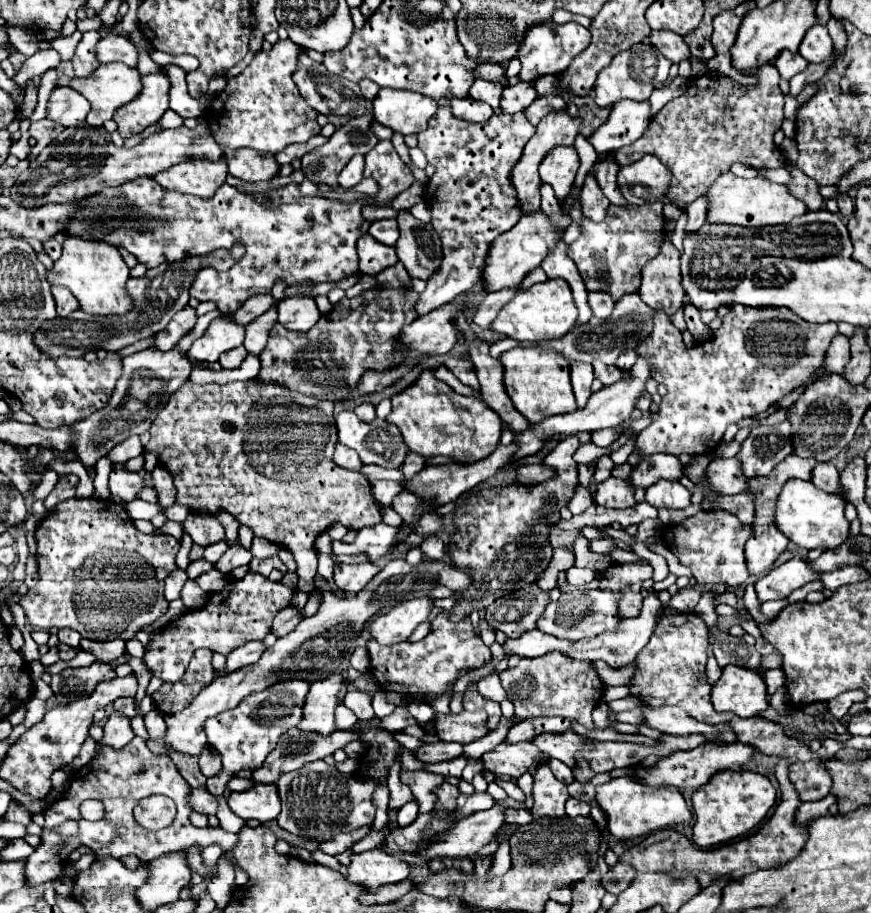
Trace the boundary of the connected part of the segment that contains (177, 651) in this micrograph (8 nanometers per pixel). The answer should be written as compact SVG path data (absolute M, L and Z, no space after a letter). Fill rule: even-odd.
M248 571L242 579L232 579L224 585L222 591L212 593L204 607L190 609L170 625L158 629L146 645L144 663L150 669L152 677L158 677L166 683L174 683L186 673L190 657L196 649L210 649L214 653L228 655L232 649L240 647L250 639L264 639L270 633L276 613L282 607L290 605L292 595L294 589L290 585L284 585L282 581L270 581L268 577ZM284 597L288 599L284 601ZM246 599L262 599L260 611L256 607L250 607L250 603L244 603Z

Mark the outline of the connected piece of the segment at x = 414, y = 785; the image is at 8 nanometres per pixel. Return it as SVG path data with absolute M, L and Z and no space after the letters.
M414 771L414 773L402 773L402 783L406 783L416 801L418 801L419 813L428 813L430 809L434 809L434 787L442 785L444 777L436 775L436 773L428 773L428 771Z

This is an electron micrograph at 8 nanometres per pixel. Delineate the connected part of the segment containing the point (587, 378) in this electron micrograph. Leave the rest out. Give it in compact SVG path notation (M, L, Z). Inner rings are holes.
M574 361L572 367L570 367L570 381L572 381L572 387L574 387L574 395L576 395L578 407L584 407L584 405L586 405L586 399L588 399L590 393L592 393L592 391L590 391L590 385L592 385L592 381L594 381L592 365Z

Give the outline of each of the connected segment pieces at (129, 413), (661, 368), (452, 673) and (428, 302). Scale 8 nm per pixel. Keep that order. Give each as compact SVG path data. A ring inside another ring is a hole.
M146 349L134 355L128 355L122 359L124 371L120 381L116 383L114 395L106 409L100 413L94 413L86 417L84 421L72 425L74 431L74 447L80 455L80 461L84 465L94 465L100 457L104 457L114 445L122 443L130 435L142 435L150 423L156 419L158 411L166 405L166 399L178 391L182 383L188 381L192 373L192 365L186 355L172 349L172 351L158 351L158 349Z
M732 305L732 311L722 319L722 327L714 331L714 337L706 343L698 343L692 349L686 349L682 343L682 333L672 325L666 313L656 313L654 331L636 353L644 353L650 359L654 379L664 383L668 393L660 403L660 419L650 423L640 431L636 439L636 451L640 461L652 453L670 453L670 455L706 455L712 453L720 443L728 425L738 425L742 419L754 419L764 413L772 403L786 397L792 389L808 385L812 375L820 369L822 357L838 333L836 323L806 323L804 319L760 319L754 317L752 309L744 305Z
M442 611L434 617L430 625L430 633L418 643L394 643L380 645L374 639L366 643L370 655L370 671L376 677L378 685L386 691L396 691L404 697L422 697L424 701L434 701L440 695L454 695L454 683L464 669L482 667L492 659L490 647L482 643L482 639L474 633L470 617L454 623L450 613Z
M438 107L434 119L430 119L428 123L428 129L418 133L418 147L424 151L428 163L436 167L436 173L428 181L428 197L432 197L428 199L428 205L432 211L432 227L442 241L442 263L440 269L428 279L428 287L416 303L418 315L426 315L472 289L472 285L478 283L482 277L490 243L504 231L512 229L522 217L522 211L518 211L514 185L510 183L510 171L514 163L518 163L518 159L522 157L524 145L534 135L534 131L536 127L524 117L524 113L498 113L492 115L486 123L470 123L454 119L454 115L450 115L450 107Z

